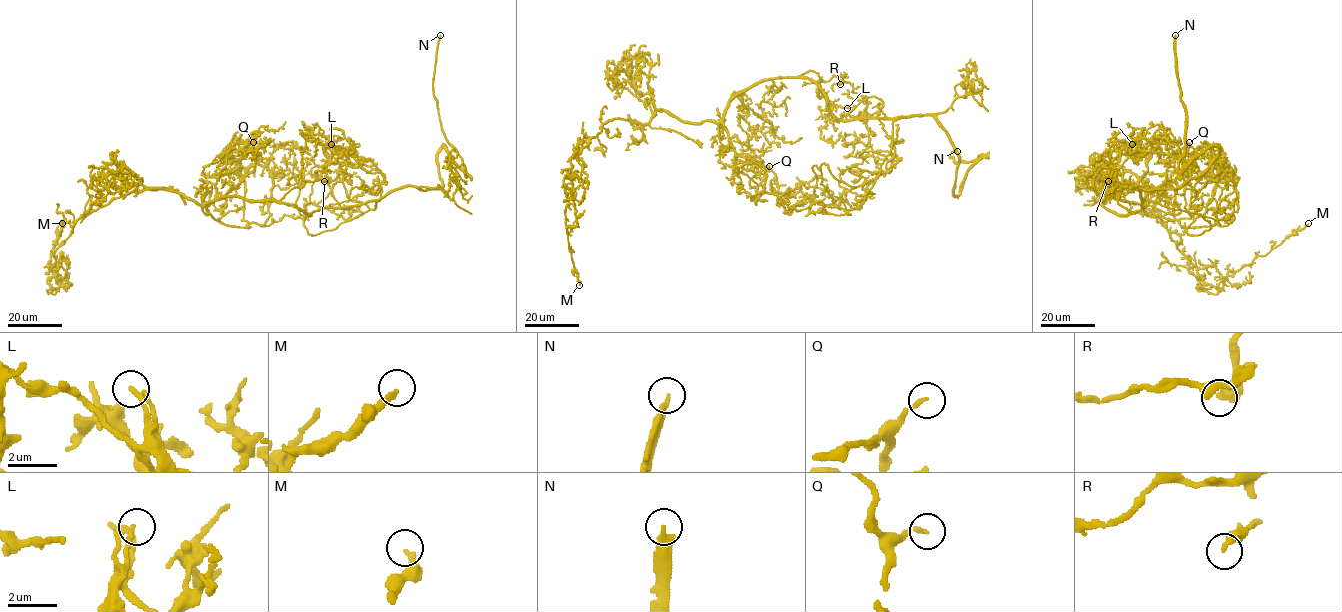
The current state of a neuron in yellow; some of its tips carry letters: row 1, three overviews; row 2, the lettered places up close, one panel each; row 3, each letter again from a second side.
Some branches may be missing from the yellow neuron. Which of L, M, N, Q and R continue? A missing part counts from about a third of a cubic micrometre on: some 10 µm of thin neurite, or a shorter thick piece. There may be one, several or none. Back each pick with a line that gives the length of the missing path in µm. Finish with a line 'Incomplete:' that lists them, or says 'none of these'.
N: missing 90 µm
Q: missing 15 µm
Incomplete: N, Q

